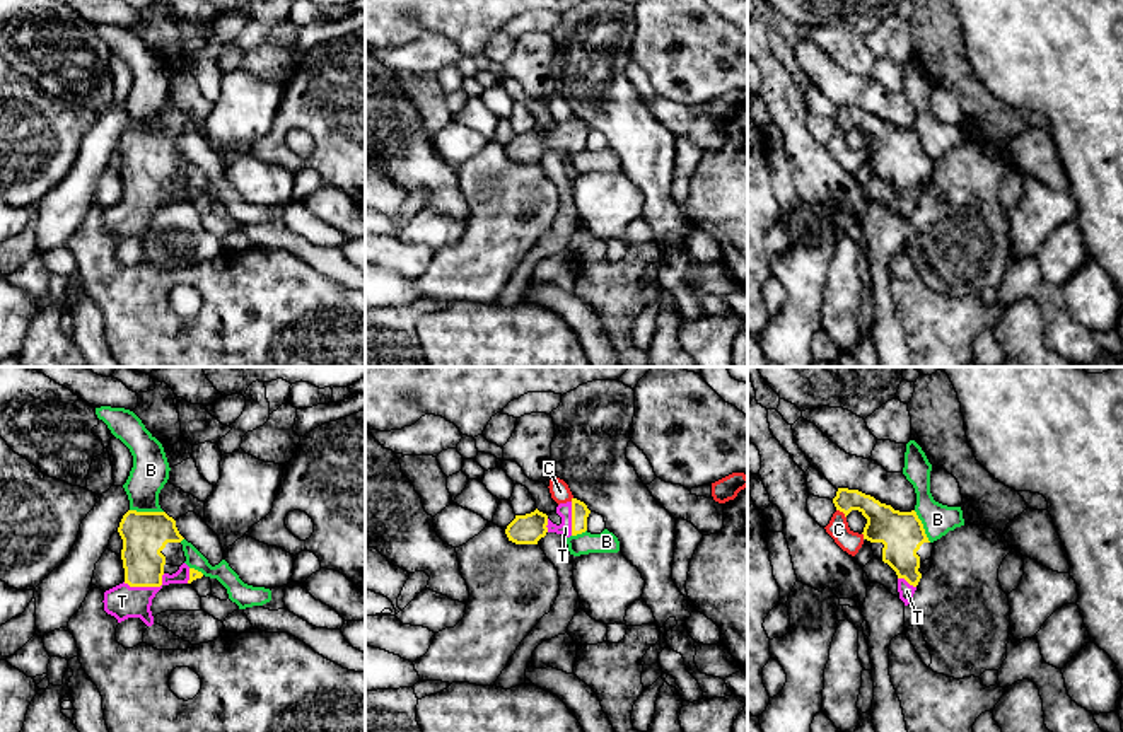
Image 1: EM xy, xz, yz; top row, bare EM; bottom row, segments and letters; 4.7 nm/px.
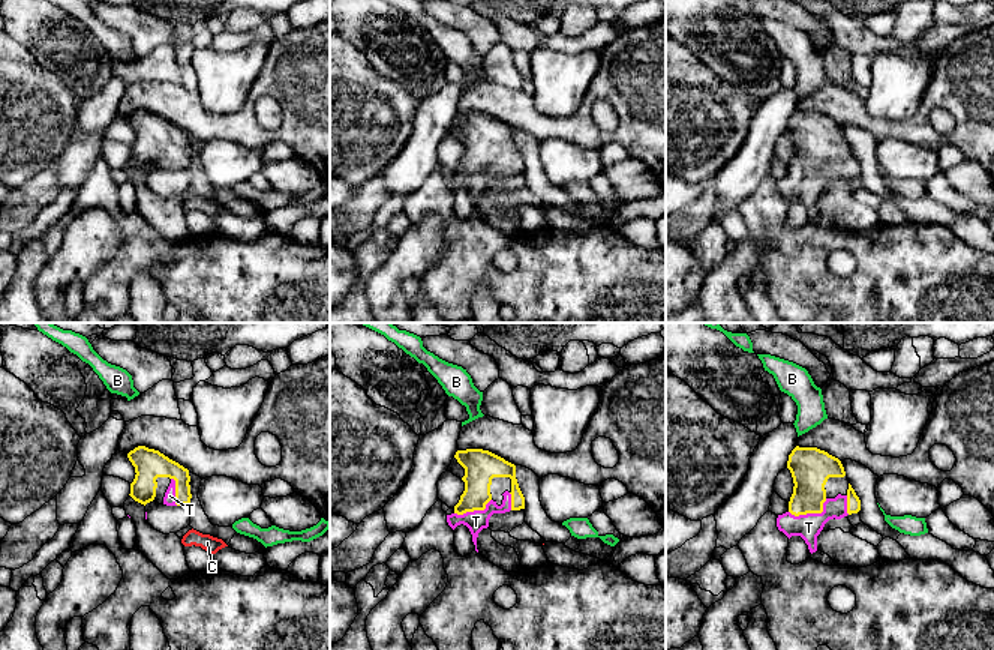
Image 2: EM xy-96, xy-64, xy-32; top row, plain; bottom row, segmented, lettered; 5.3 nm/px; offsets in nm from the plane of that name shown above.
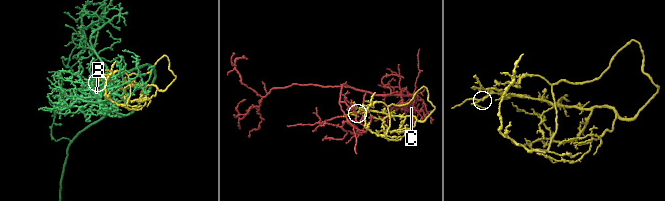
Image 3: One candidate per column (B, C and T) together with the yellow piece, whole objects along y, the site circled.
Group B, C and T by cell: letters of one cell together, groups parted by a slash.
B / C / T

